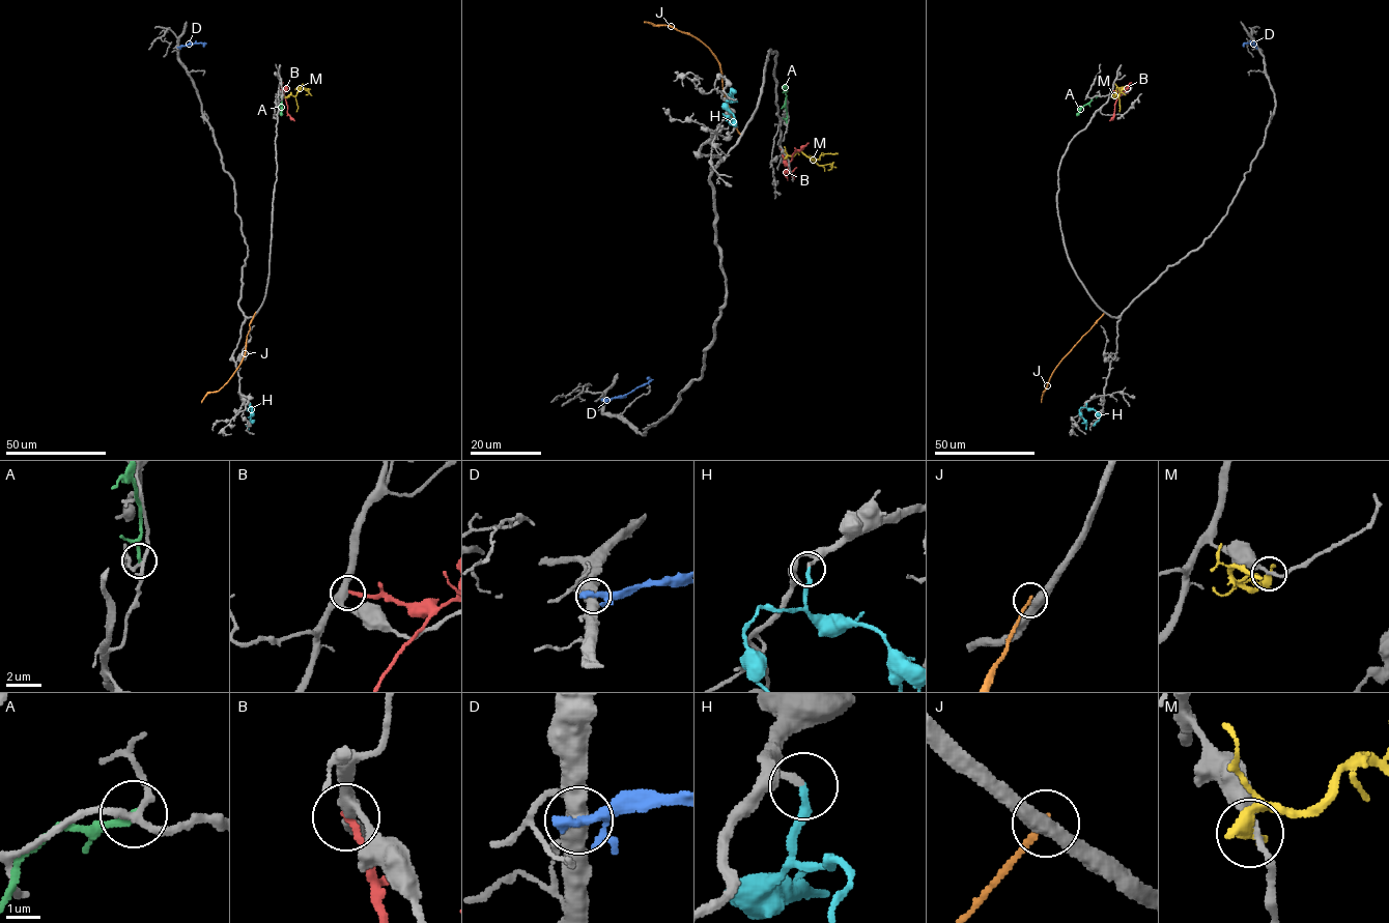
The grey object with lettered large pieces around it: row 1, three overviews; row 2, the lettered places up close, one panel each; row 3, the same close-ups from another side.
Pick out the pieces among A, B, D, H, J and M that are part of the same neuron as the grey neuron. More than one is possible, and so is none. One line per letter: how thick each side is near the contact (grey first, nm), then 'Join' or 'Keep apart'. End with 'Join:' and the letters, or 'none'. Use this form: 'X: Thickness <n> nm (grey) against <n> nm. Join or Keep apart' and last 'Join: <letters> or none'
A: Thickness 190 nm (grey) against 200 nm. Keep apart
B: Thickness 340 nm (grey) against 200 nm. Keep apart
D: Thickness 420 nm (grey) against 280 nm. Keep apart
H: Thickness 200 nm (grey) against 240 nm. Join
J: Thickness 440 nm (grey) against 170 nm. Keep apart
M: Thickness 200 nm (grey) against 500 nm. Keep apart
Join: H

